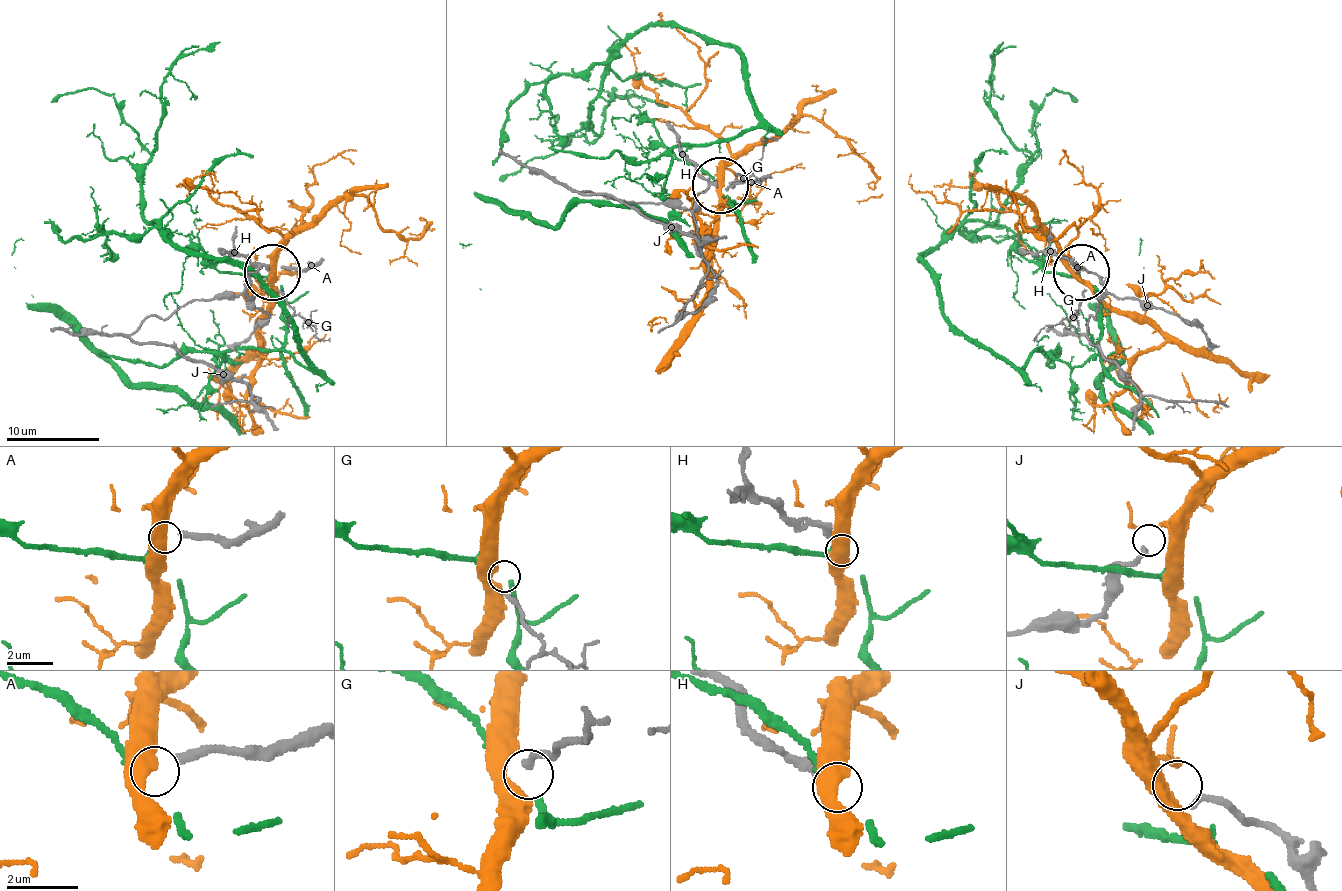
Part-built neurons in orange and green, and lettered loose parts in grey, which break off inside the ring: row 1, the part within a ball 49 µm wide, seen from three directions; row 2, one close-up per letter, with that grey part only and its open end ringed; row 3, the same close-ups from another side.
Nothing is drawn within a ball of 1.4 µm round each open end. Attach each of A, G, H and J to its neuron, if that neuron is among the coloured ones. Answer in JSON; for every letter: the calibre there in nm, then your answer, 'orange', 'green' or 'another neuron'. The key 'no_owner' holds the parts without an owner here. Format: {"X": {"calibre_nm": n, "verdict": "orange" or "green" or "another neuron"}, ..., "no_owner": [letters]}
{"A": {"calibre_nm": 280, "verdict": "another neuron"}, "G": {"calibre_nm": 200, "verdict": "orange"}, "H": {"calibre_nm": 280, "verdict": "another neuron"}, "J": {"calibre_nm": 200, "verdict": "another neuron"}, "no_owner": ["A", "H", "J"]}

